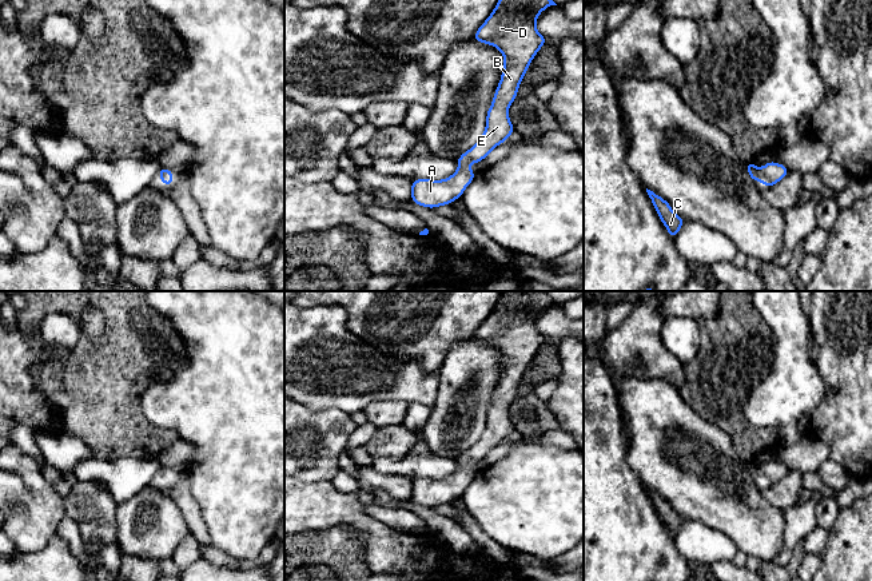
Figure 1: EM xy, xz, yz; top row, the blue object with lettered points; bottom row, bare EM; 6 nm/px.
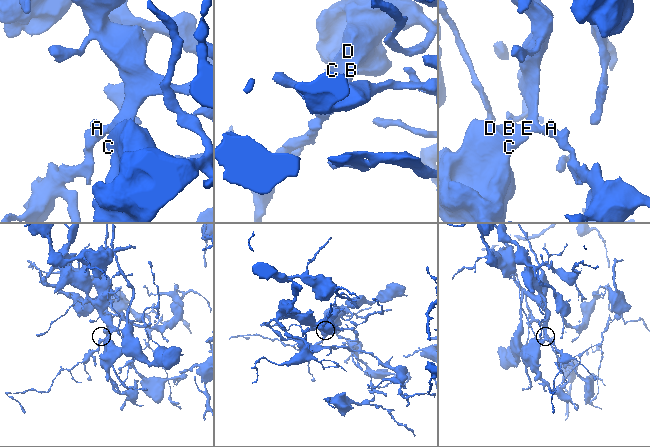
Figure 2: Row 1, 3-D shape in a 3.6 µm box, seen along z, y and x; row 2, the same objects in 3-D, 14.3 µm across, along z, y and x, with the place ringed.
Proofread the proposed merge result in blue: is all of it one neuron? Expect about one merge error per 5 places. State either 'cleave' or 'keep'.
keep

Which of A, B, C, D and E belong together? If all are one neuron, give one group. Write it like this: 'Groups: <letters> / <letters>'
Groups: A B C D E

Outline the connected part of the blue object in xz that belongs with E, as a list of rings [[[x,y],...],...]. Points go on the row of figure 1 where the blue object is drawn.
[[[498,0],[495,8],[474,33],[474,40],[497,47],[505,64],[501,80],[486,114],[486,130],[481,139],[458,159],[458,170],[442,180],[411,180],[411,202],[427,208],[450,204],[462,198],[475,174],[467,166],[482,162],[497,146],[515,130],[509,119],[509,107],[517,99],[517,91],[529,64],[546,44],[535,28],[537,17],[553,0]]]

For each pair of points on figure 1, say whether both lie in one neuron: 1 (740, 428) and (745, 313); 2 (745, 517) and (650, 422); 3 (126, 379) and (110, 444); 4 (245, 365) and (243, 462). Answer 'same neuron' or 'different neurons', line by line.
1: same neuron
2: same neuron
3: same neuron
4: same neuron

